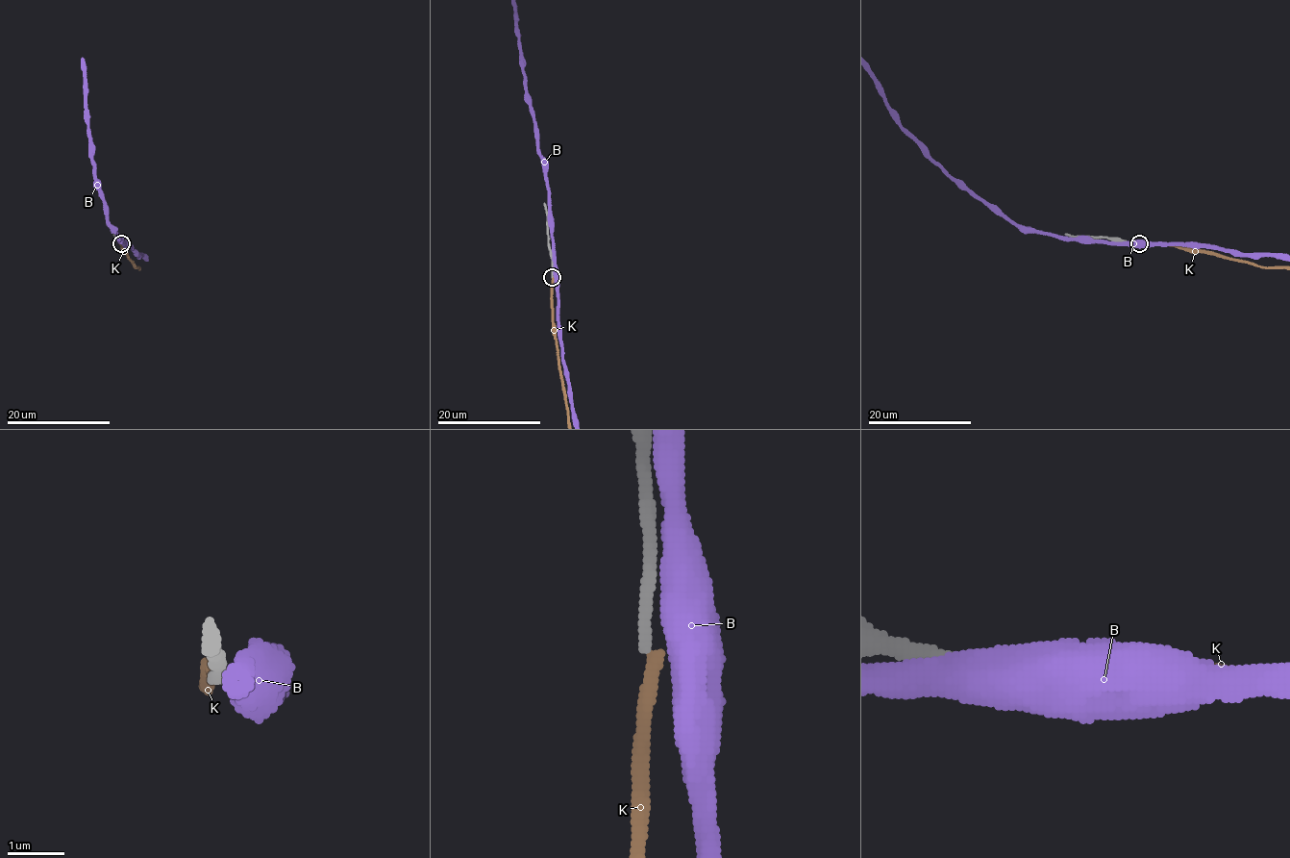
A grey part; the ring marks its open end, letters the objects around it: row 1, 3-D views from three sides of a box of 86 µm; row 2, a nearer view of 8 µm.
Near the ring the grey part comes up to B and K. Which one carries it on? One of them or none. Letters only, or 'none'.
none

